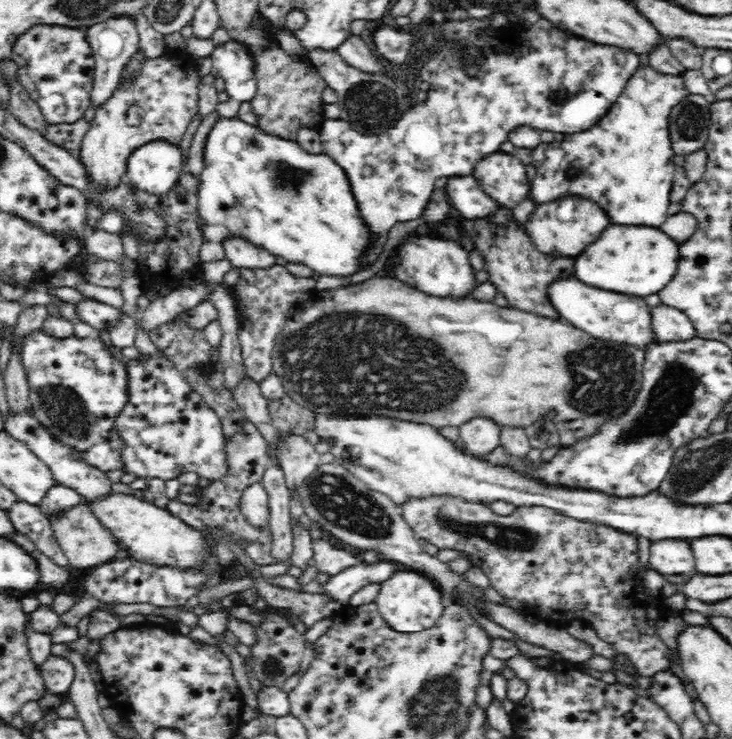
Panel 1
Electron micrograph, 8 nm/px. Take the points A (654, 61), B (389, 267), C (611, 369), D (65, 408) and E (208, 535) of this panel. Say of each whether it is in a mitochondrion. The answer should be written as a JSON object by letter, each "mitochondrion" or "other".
{"A":"other","B":"other","C":"mitochondrion","D":"mitochondrion","E":"other"}

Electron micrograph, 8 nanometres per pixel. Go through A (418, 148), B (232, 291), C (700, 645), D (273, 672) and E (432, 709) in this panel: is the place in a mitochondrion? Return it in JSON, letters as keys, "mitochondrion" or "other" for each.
{"A":"other","B":"other","C":"other","D":"mitochondrion","E":"mitochondrion"}

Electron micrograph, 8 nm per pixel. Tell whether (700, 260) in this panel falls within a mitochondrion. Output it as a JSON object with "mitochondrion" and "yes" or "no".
{"mitochondrion":"no"}

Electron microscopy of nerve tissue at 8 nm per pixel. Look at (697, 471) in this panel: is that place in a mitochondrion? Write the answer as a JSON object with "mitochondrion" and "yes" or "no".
{"mitochondrion":"yes"}

